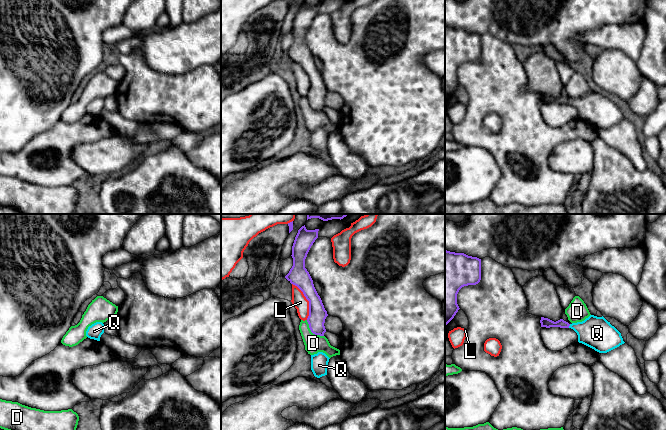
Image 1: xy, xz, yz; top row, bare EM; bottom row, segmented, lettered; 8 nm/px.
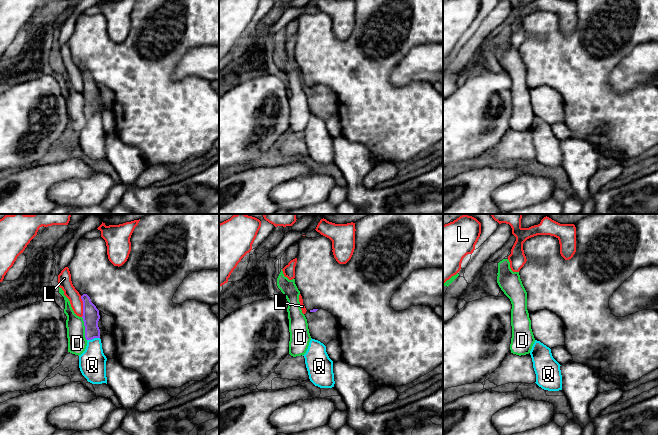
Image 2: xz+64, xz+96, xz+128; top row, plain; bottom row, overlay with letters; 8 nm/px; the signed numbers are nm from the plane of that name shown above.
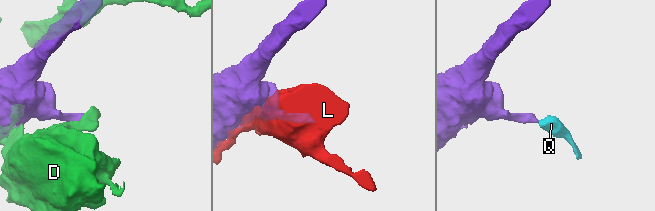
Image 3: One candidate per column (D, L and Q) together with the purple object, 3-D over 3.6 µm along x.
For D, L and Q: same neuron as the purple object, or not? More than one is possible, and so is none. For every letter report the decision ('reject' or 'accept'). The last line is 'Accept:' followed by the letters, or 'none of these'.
D: reject
L: reject
Q: accept
Accept: Q

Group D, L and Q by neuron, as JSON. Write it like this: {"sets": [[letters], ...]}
{"sets": [["D"], ["L"], ["Q"]]}

